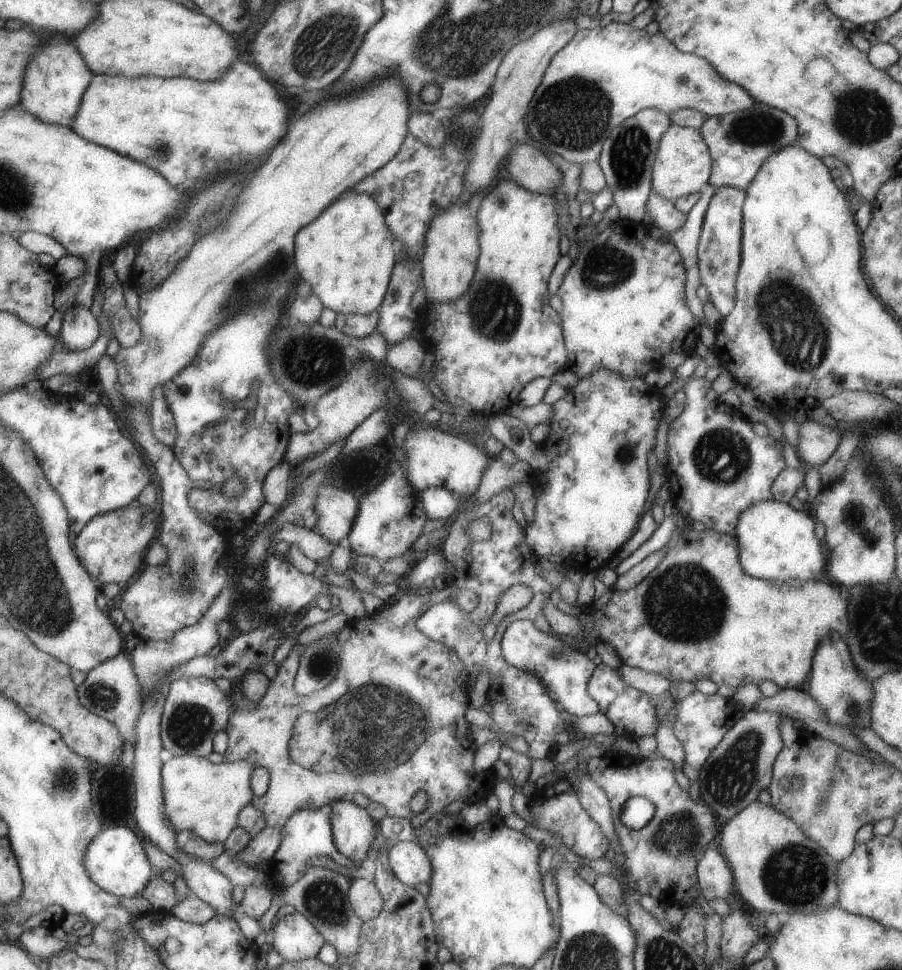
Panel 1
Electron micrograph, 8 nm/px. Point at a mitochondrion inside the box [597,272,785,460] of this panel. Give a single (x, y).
(732, 414)

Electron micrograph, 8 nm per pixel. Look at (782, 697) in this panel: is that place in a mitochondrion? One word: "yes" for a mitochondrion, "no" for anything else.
no

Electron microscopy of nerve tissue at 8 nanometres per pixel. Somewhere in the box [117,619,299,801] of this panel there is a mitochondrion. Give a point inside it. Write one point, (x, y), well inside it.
(189, 726)

